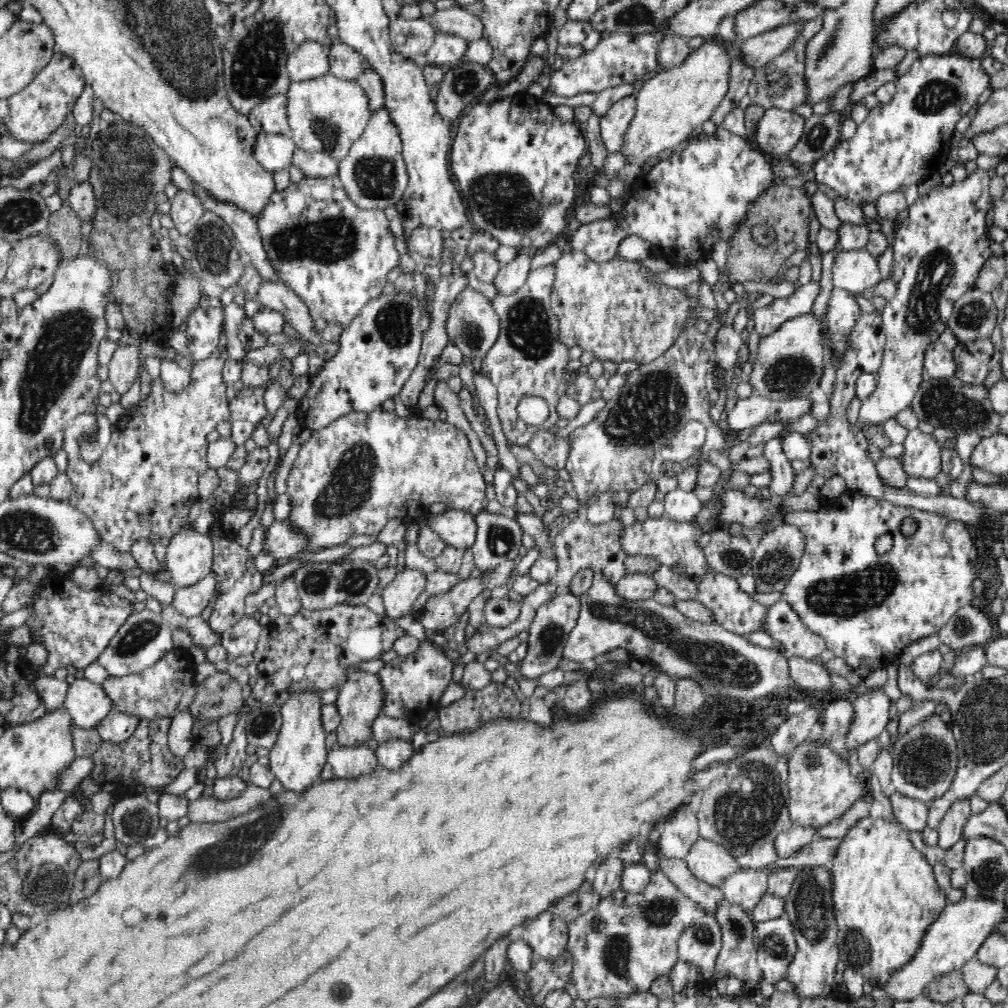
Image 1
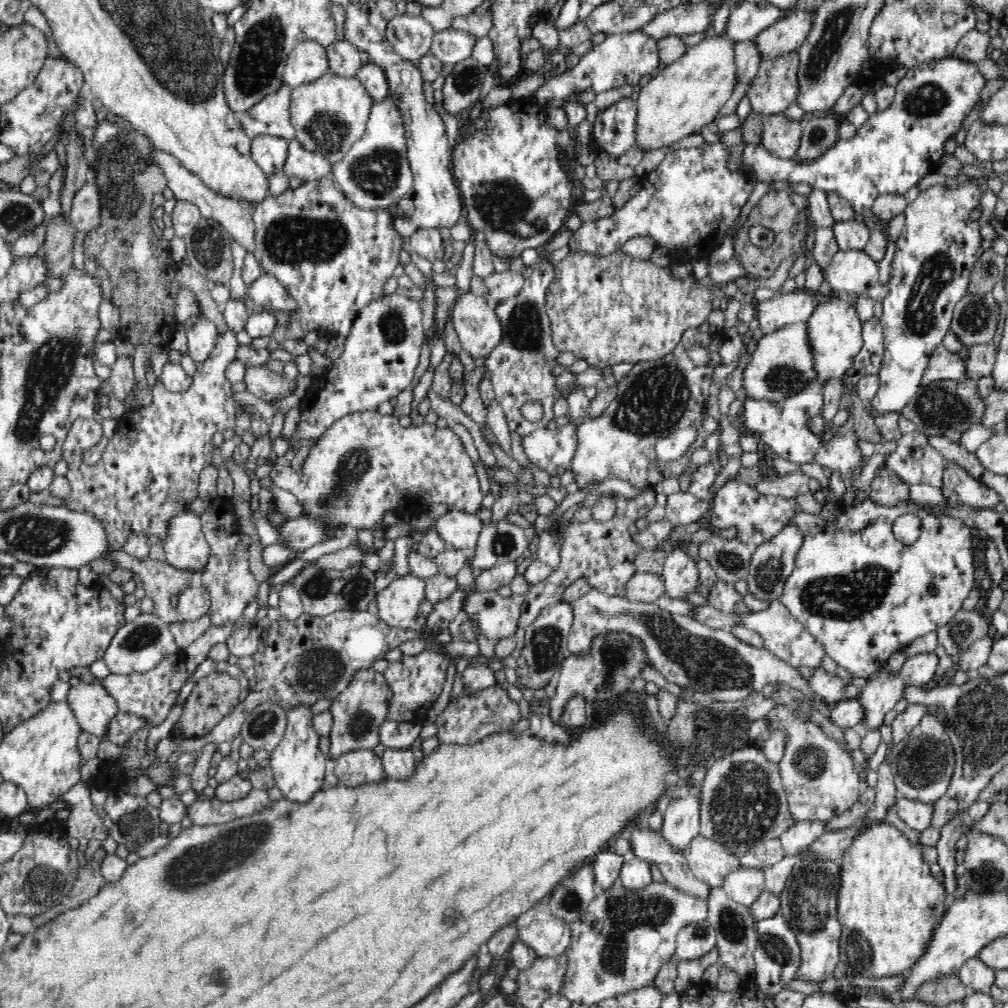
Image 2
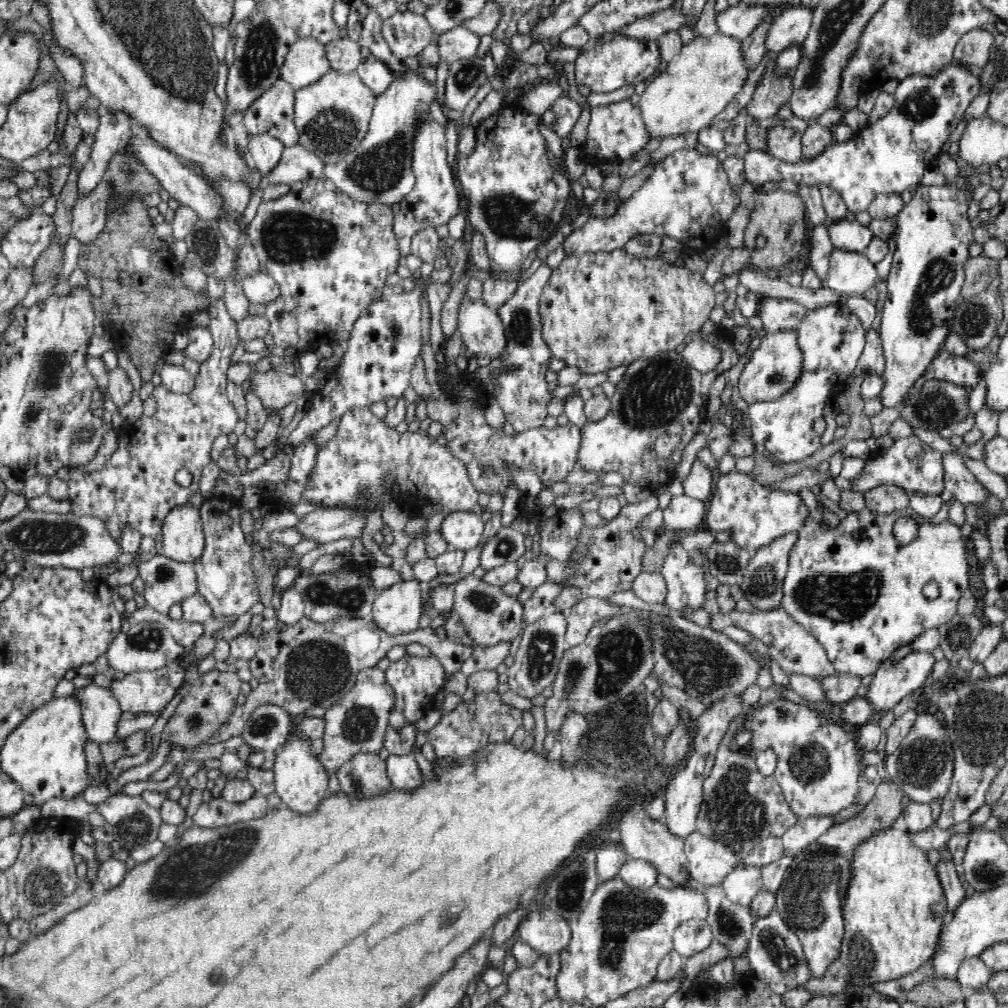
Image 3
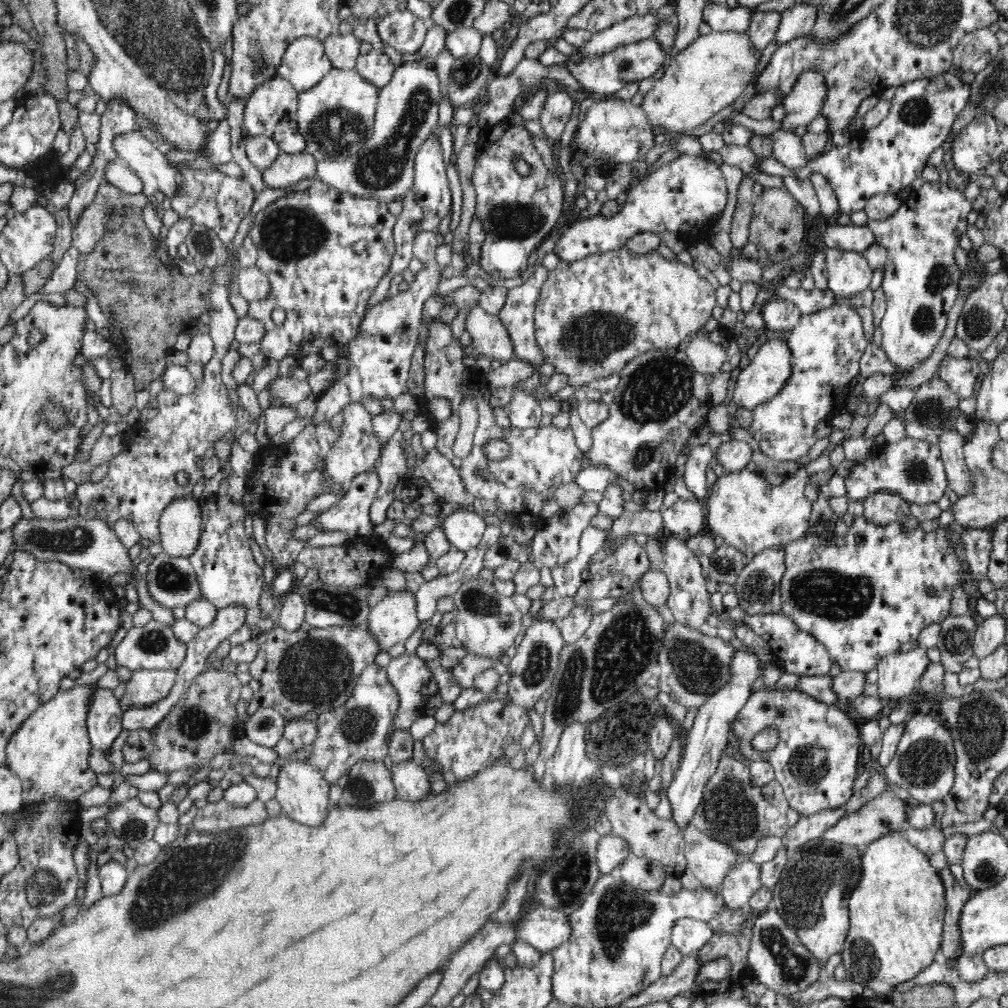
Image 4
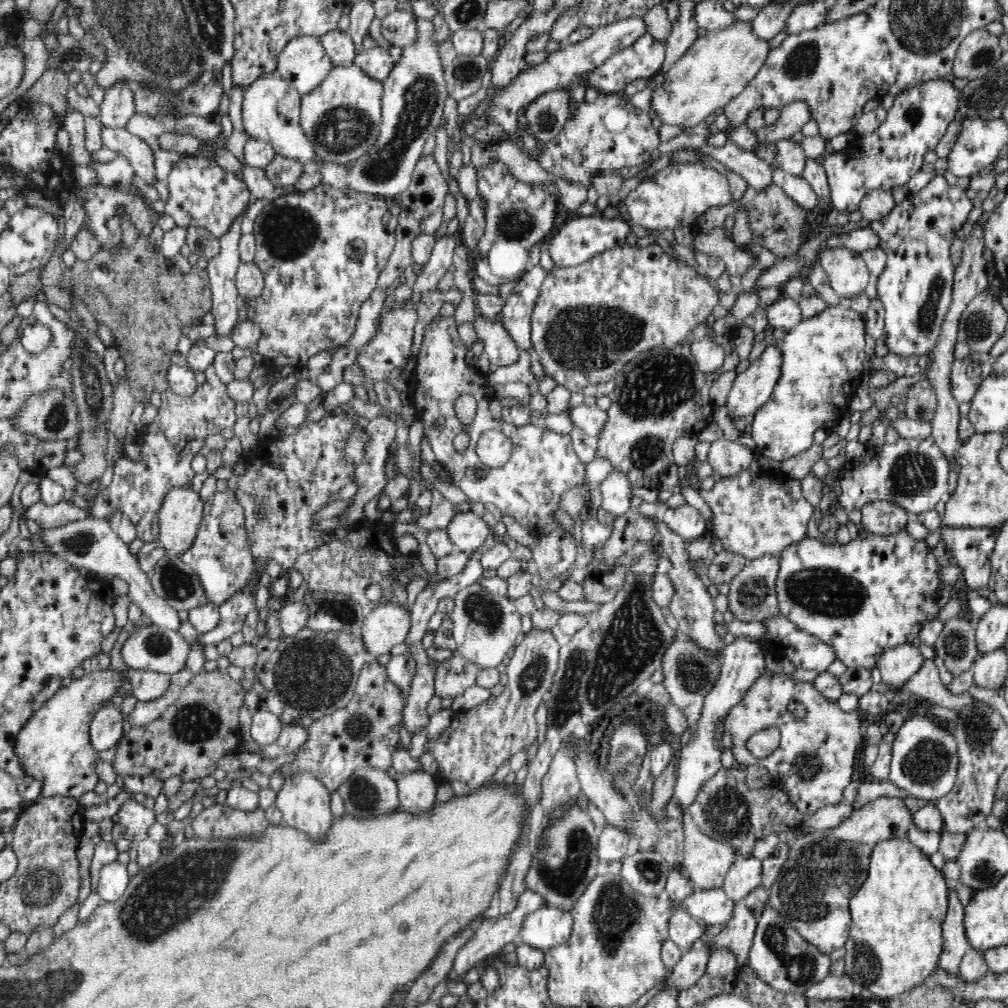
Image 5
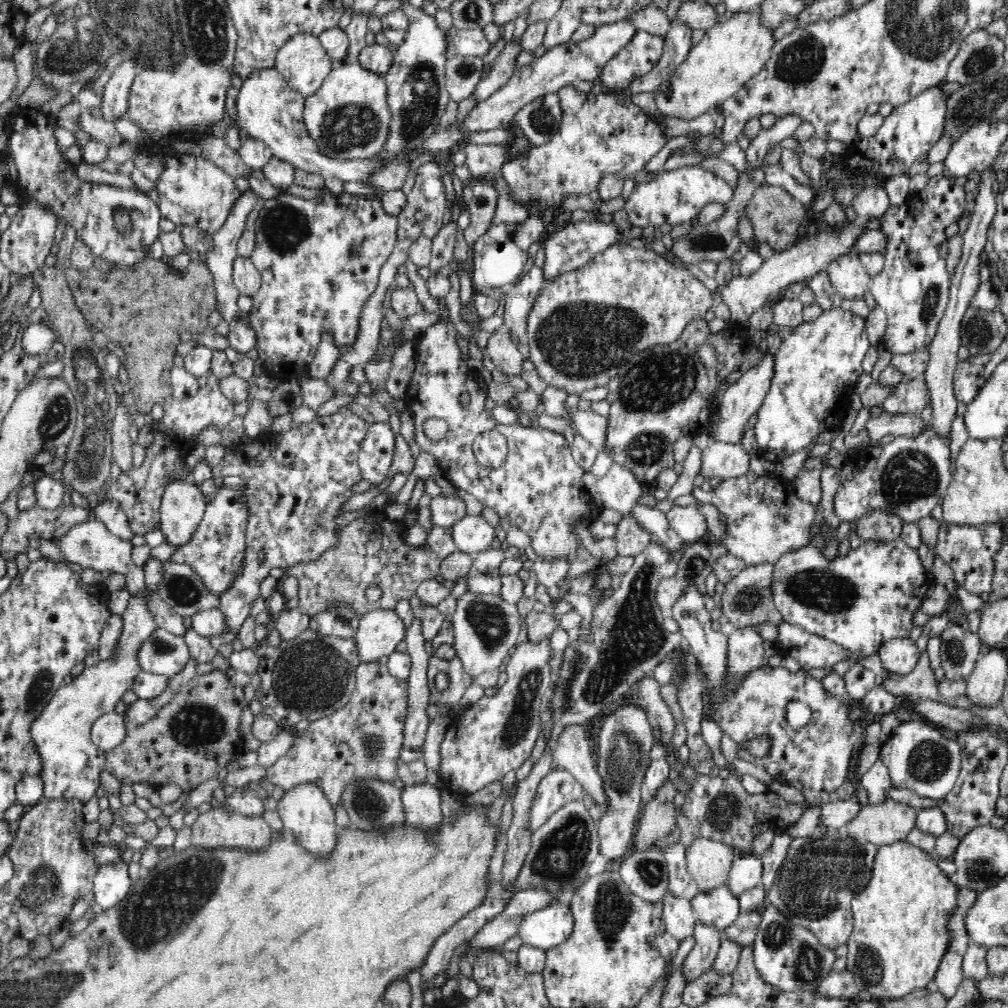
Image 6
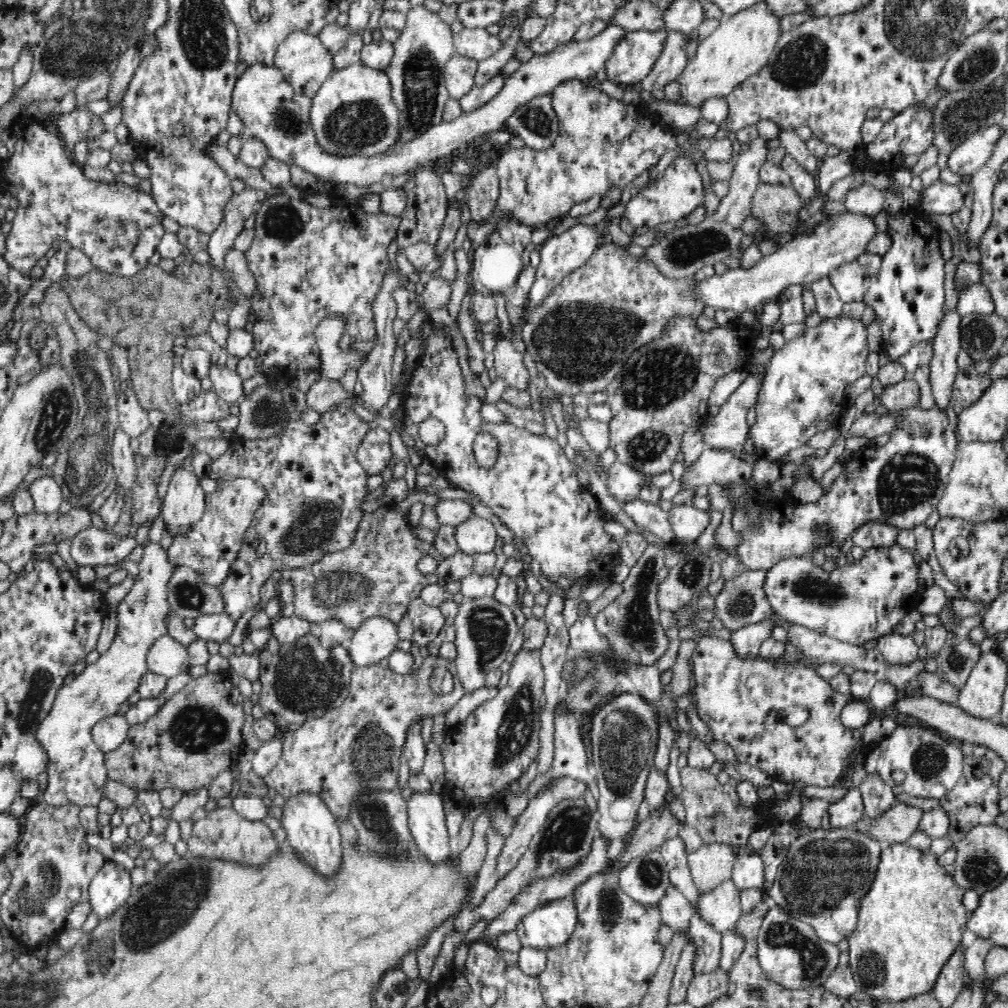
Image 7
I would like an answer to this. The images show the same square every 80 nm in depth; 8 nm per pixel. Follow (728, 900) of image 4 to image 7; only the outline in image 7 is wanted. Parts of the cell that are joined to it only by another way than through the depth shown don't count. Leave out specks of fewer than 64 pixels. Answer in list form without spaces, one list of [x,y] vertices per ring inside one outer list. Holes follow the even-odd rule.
[[[758,854],[743,855],[735,859],[730,880],[741,891],[748,889],[765,890],[765,867]]]

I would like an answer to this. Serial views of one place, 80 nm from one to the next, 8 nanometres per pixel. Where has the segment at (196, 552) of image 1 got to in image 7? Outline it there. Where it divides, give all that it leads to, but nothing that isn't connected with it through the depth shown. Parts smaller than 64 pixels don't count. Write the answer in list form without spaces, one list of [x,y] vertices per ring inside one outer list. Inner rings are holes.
[[[183,465],[178,466],[170,476],[161,507],[165,528],[172,535],[189,531],[203,518],[205,498],[206,493],[195,472]]]

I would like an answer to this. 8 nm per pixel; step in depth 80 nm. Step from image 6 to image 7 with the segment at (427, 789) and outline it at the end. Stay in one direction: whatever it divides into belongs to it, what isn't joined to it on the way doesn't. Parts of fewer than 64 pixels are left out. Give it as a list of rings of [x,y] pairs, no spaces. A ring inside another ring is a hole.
[[[416,792],[407,800],[409,829],[418,850],[432,865],[450,858],[454,840],[448,836],[442,799],[435,793]]]

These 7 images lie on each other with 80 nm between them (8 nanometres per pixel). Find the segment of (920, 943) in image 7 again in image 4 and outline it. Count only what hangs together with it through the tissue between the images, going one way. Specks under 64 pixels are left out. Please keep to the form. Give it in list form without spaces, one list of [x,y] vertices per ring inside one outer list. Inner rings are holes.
[[[890,831],[886,836],[881,836],[873,840],[872,844],[868,844],[868,847],[862,849],[862,852],[860,858],[860,876],[849,894],[849,927],[846,933],[845,943],[843,944],[843,951],[841,952],[842,962],[847,971],[847,978],[860,983],[870,995],[879,998],[888,998],[895,984],[915,977],[924,967],[927,967],[932,961],[940,957],[945,910],[947,907],[945,888],[939,872],[930,864],[929,856],[921,852],[916,846],[913,846],[901,831]]]

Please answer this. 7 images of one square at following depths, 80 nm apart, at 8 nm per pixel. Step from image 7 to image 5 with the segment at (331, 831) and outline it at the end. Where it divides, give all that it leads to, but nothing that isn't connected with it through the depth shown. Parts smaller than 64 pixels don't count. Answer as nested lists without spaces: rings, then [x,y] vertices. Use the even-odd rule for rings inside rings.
[[[303,771],[300,774],[290,774],[283,779],[284,784],[278,790],[275,805],[281,810],[284,822],[290,824],[291,828],[304,829],[306,833],[310,833],[313,840],[316,840],[316,837],[327,831],[332,822],[330,792],[327,786],[311,772]]]

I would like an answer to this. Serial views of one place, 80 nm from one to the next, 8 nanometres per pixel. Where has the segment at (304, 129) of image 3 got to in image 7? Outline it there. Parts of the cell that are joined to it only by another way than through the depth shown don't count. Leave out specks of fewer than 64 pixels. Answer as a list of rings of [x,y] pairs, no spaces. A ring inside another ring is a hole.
[[[362,64],[334,70],[312,99],[309,120],[324,152],[340,157],[371,157],[399,143],[401,116],[393,103],[391,82],[385,70]]]

